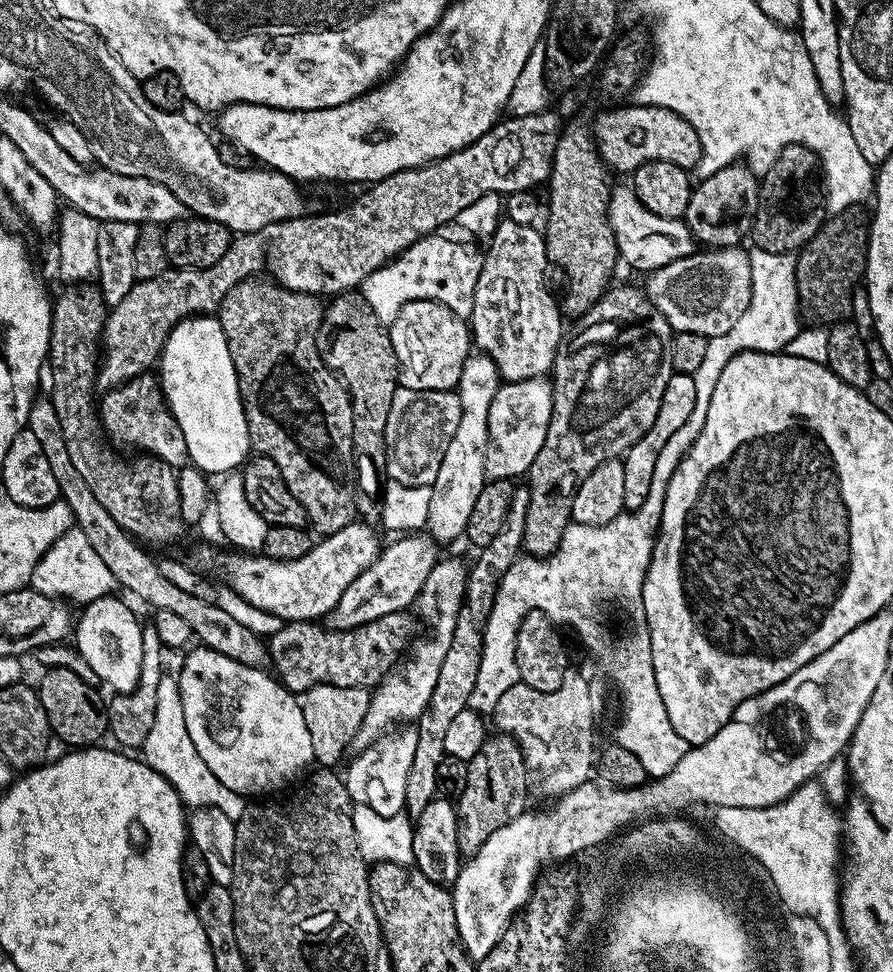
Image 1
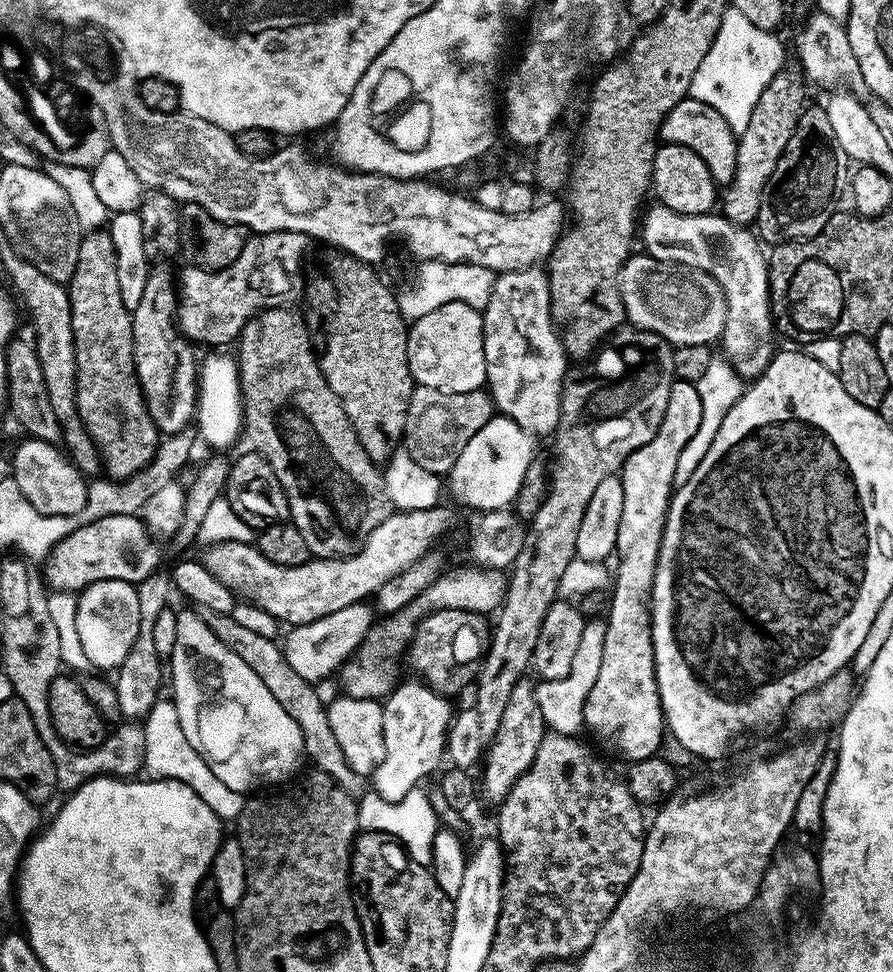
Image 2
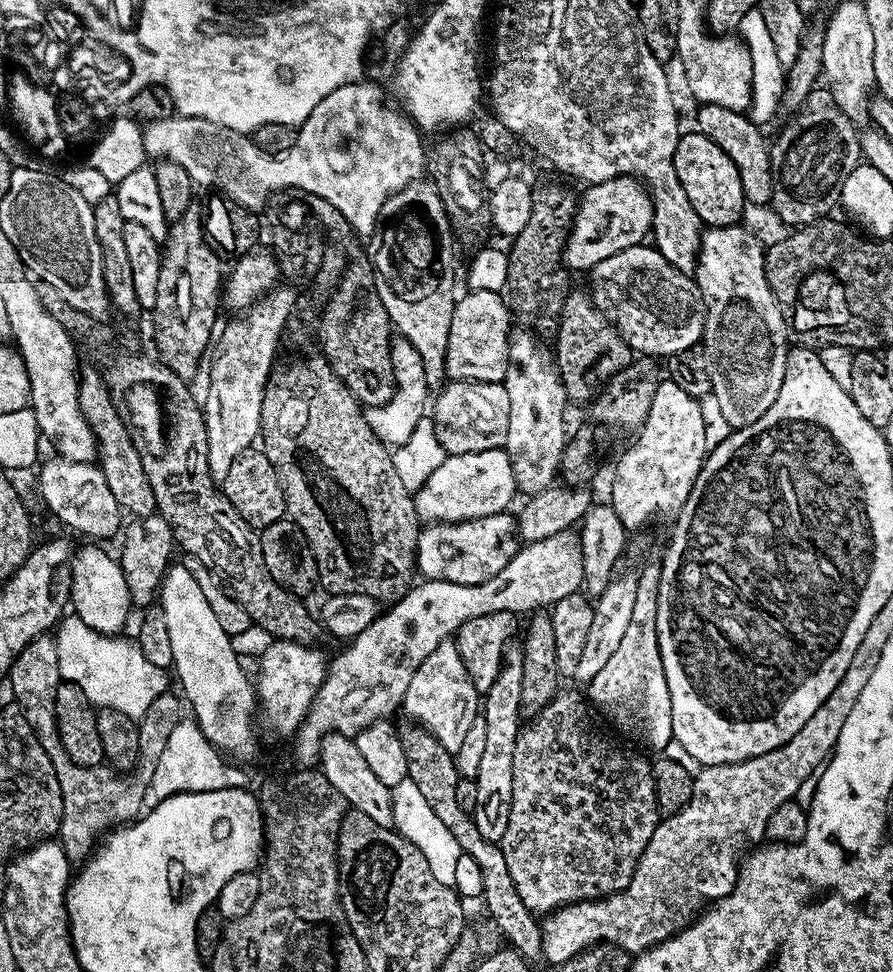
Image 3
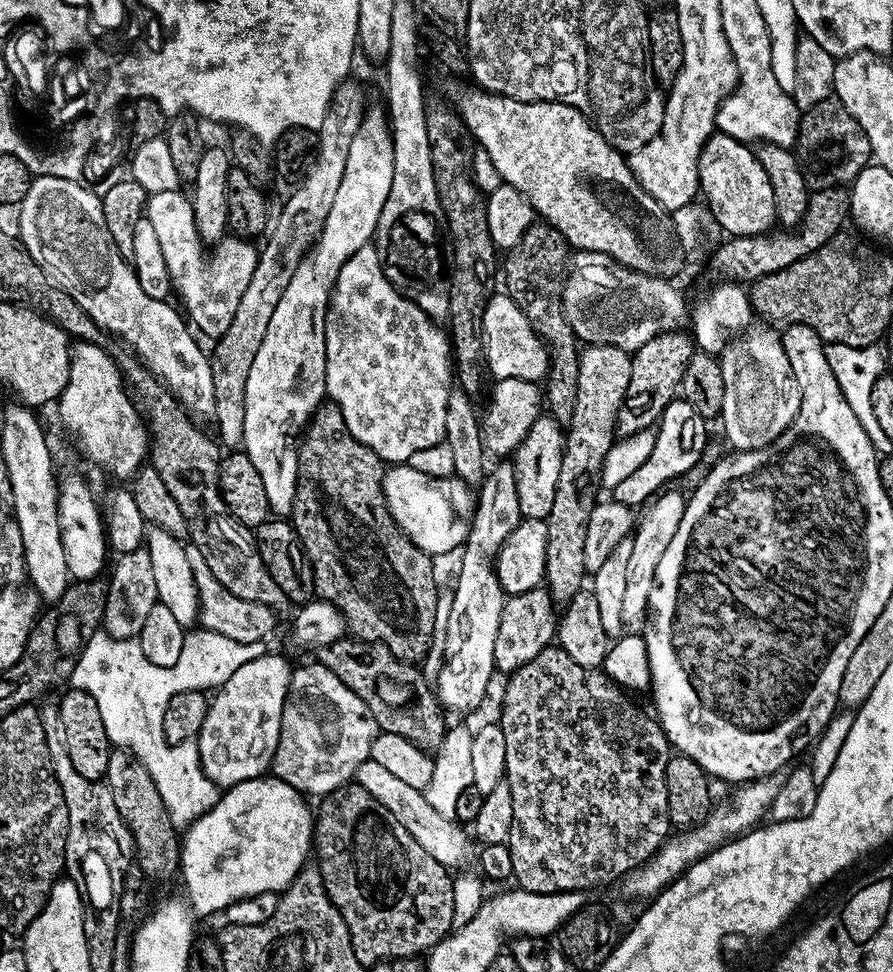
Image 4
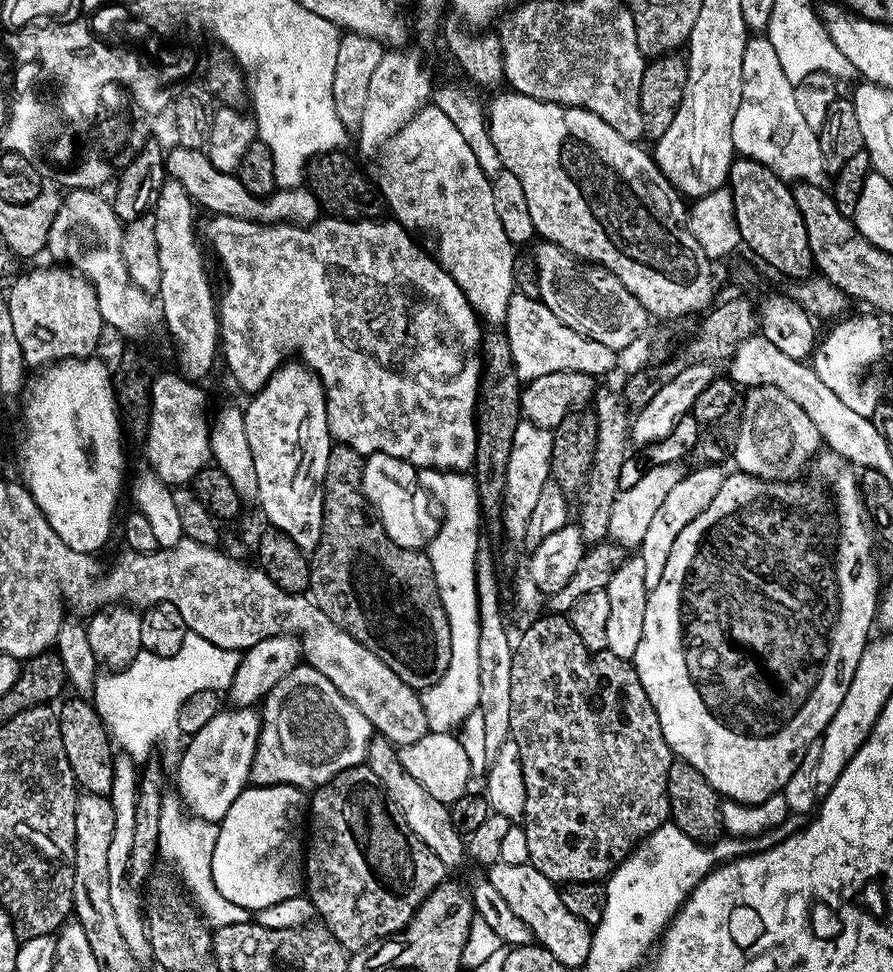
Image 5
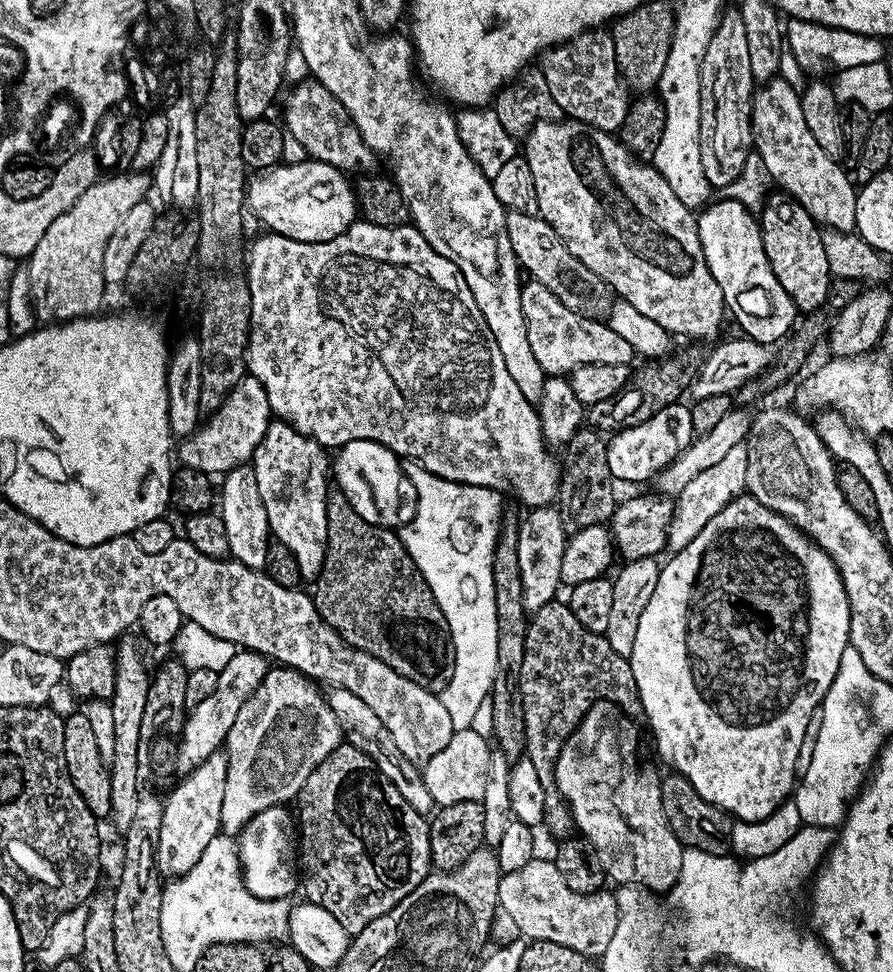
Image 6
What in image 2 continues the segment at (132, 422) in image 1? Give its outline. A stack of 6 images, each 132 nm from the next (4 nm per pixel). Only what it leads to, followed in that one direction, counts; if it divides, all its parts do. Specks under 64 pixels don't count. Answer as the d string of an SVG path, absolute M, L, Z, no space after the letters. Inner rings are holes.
M155 265L148 273L142 302L132 312L131 324L136 379L157 431L166 436L191 425L198 395L198 356L196 360L193 343L175 326L178 302L170 298L171 290L173 293L174 274L166 266Z

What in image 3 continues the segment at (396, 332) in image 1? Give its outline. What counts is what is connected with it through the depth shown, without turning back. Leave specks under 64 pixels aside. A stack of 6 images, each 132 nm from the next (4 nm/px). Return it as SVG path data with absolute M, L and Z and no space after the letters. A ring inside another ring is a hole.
M477 287L455 301L450 318L450 338L446 346L444 371L449 381L477 380L487 384L499 384L508 369L510 343L509 306L500 292Z

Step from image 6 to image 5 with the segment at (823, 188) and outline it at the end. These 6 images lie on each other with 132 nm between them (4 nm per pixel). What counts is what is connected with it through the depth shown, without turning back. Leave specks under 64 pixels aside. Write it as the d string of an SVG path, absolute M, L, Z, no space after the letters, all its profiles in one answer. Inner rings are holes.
M749 35L746 54L742 54L742 102L738 114L734 114L732 141L741 157L757 160L785 182L823 185L824 151L819 135L810 130L806 118L802 118L802 110L798 110L795 88L782 71L767 35Z

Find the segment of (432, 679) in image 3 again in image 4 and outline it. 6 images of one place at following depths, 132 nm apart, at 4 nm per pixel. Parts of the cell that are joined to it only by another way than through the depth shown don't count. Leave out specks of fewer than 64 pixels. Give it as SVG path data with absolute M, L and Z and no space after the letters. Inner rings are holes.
M508 460L499 461L499 464L493 474L491 471L490 474L490 484L492 480L492 492L484 492L481 494L478 500L478 510L473 511L473 514L470 518L470 525L468 531L468 538L465 541L465 544L462 548L462 553L464 552L464 565L460 568L460 577L456 580L456 597L452 600L452 621L448 624L448 648L452 653L449 654L448 657L444 660L444 665L440 668L440 688L438 684L438 699L443 705L445 709L451 710L453 708L456 712L468 712L471 708L476 708L480 703L484 700L484 695L488 692L488 683L492 680L492 674L494 675L495 669L495 658L494 658L494 646L495 646L495 638L498 636L499 630L499 620L502 618L503 606L506 599L506 593L503 588L500 587L500 578L499 575L494 571L493 565L491 564L492 559L495 559L497 553L500 551L501 546L508 540L510 534L517 528L522 519L521 514L521 506L518 502L518 494L517 494L517 482L515 477L515 465Z

